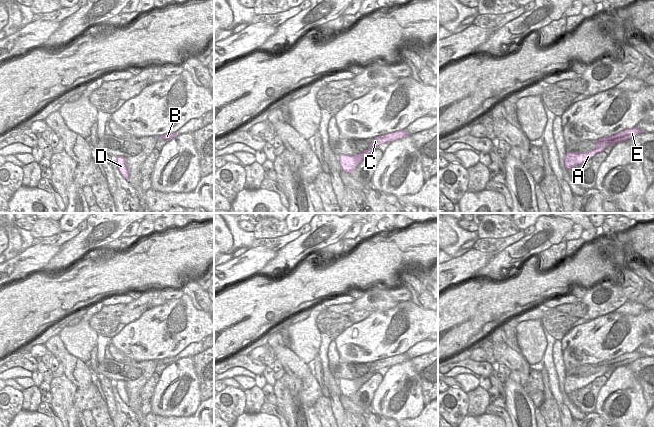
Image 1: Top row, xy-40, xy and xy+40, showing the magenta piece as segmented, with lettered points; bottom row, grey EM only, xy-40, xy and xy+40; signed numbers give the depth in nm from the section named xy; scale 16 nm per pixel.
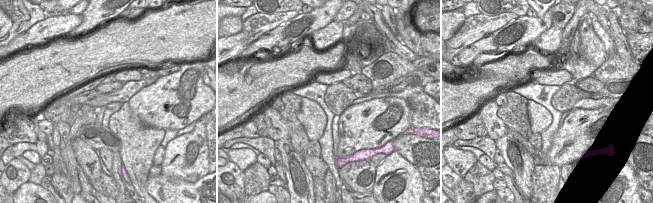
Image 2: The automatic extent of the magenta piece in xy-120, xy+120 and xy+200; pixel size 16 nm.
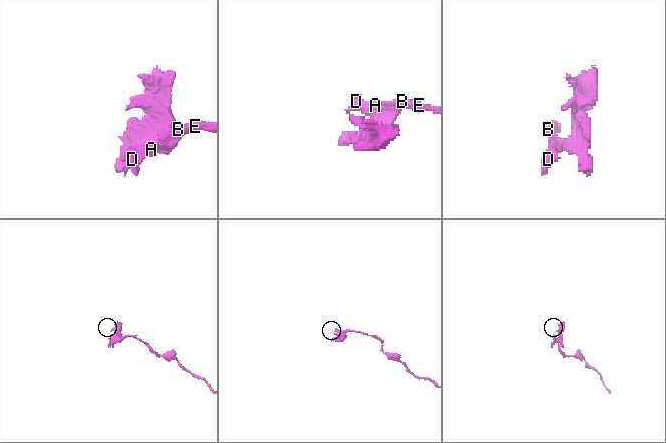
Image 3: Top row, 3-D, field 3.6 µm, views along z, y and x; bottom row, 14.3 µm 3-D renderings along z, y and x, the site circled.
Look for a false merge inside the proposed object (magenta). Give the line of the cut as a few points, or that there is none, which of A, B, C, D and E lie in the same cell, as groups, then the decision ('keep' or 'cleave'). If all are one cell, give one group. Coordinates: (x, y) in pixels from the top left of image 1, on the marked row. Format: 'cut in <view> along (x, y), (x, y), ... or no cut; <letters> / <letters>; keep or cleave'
cut in xy+40 along (621, 141), (595, 143); A D / B C E; cleave

